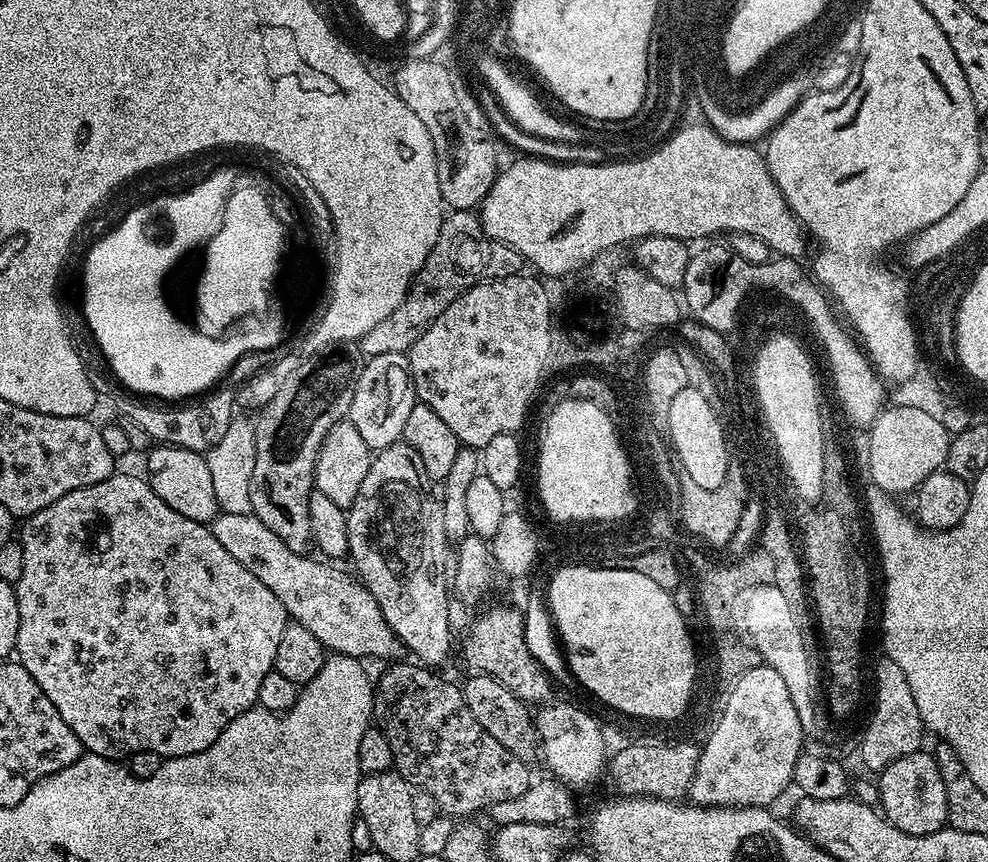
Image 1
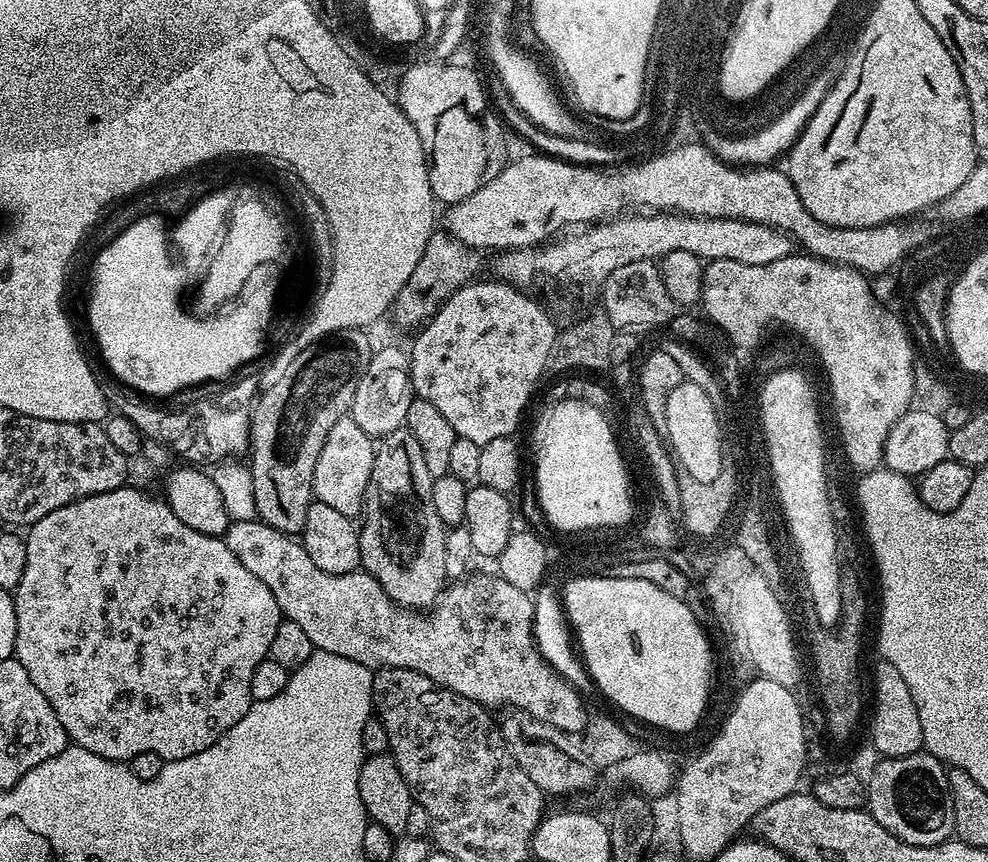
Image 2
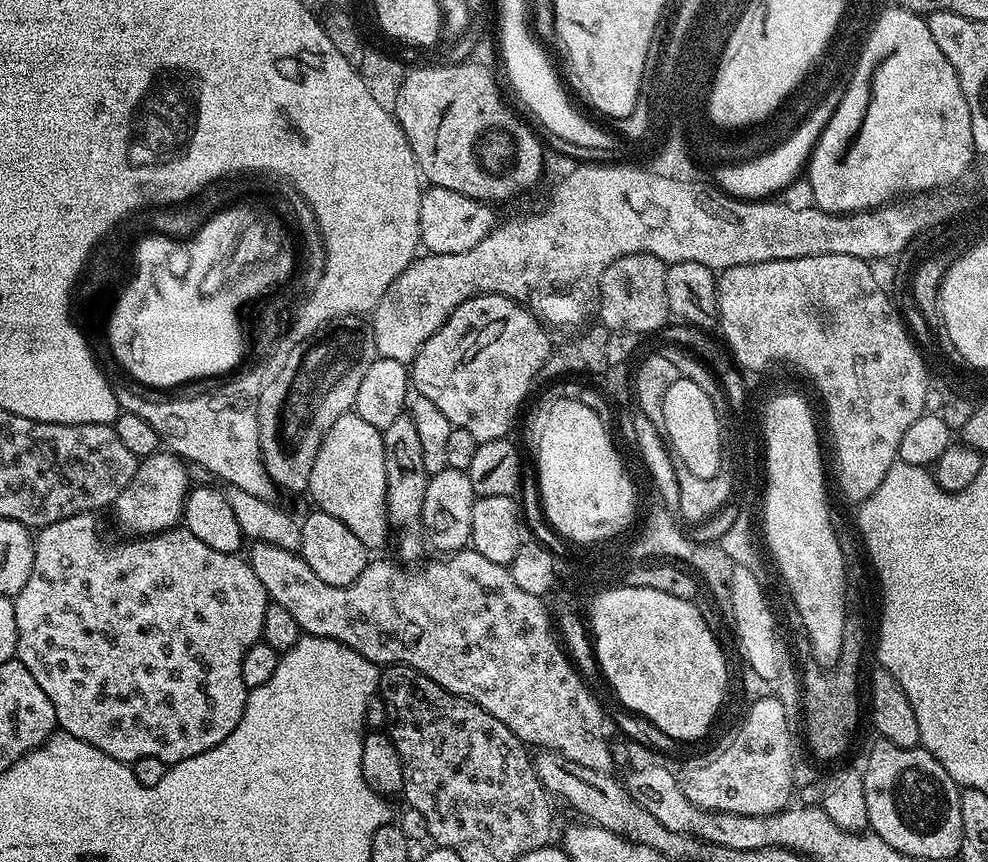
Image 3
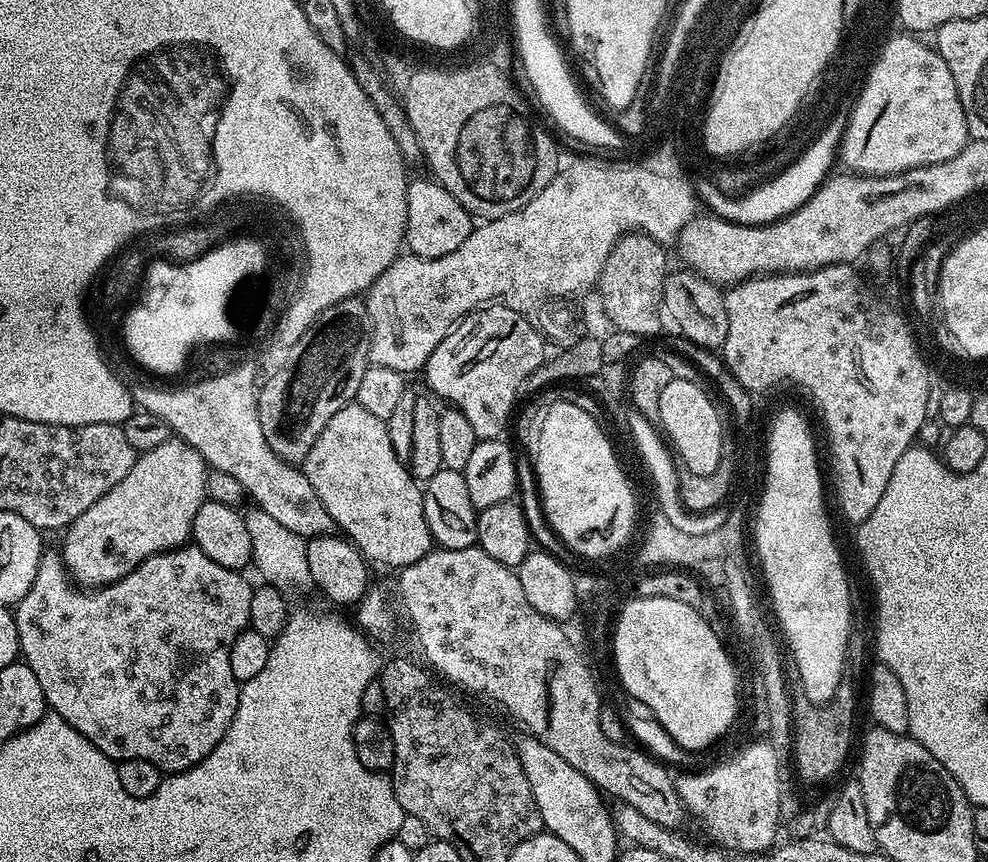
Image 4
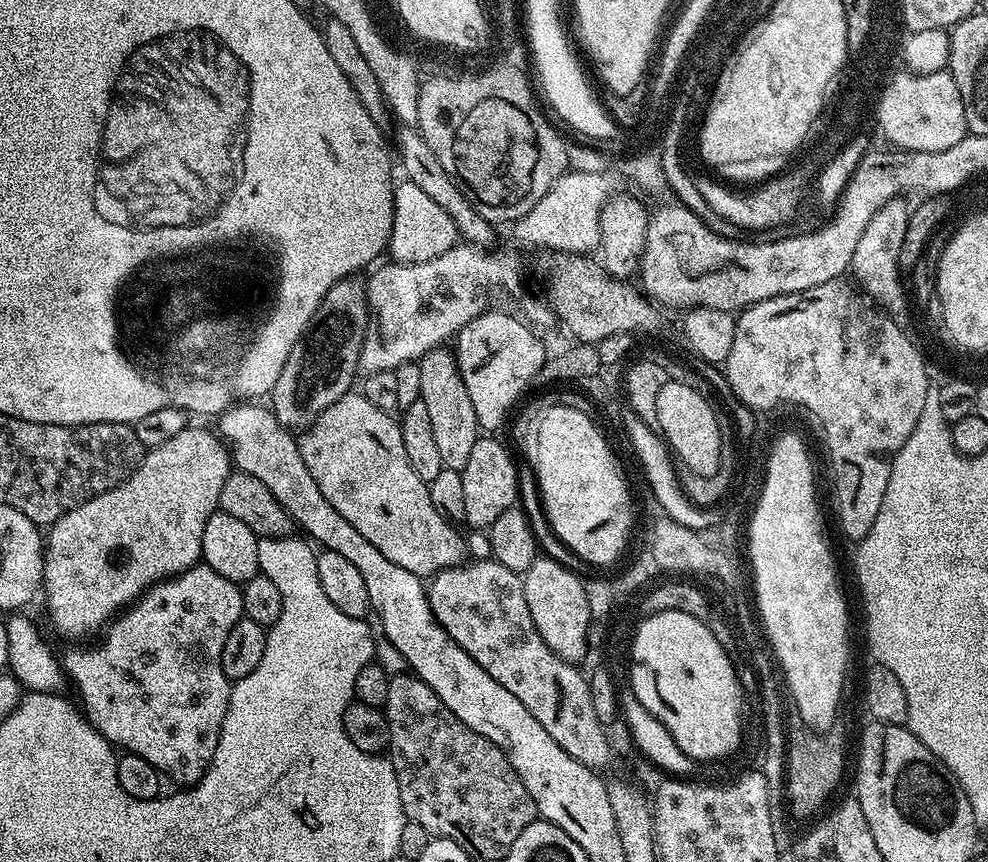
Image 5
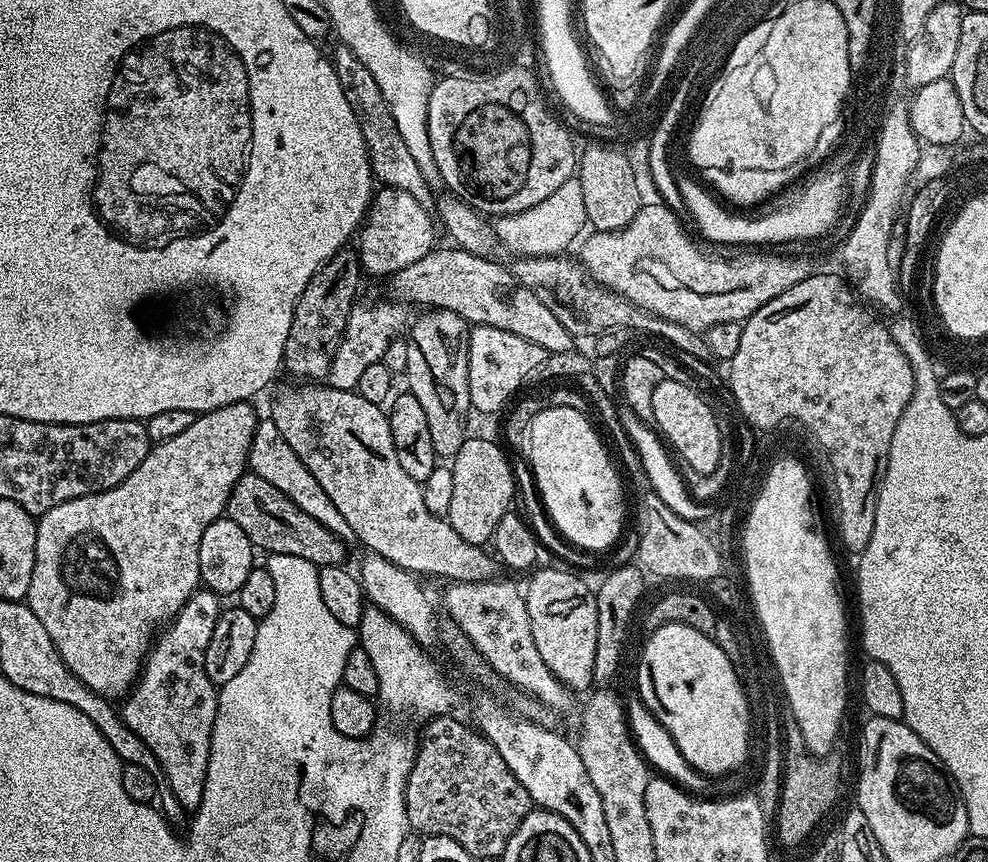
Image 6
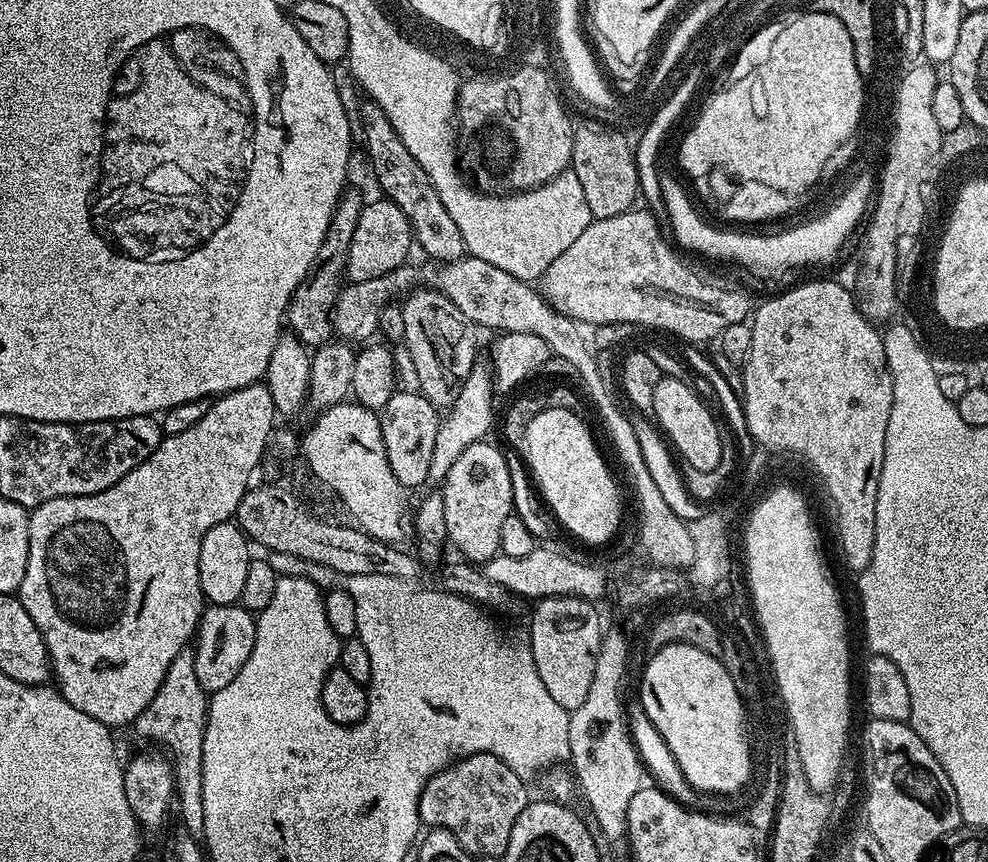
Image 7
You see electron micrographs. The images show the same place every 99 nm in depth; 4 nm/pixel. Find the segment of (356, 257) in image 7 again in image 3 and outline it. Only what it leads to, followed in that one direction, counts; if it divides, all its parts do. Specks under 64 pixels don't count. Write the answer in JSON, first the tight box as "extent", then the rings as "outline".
{"extent":[418,187,498,256],"outline":[[[425,187],[420,193],[418,210],[421,245],[433,256],[462,254],[462,250],[471,250],[496,227],[498,217],[492,208],[495,207],[491,203],[466,198],[466,194],[454,194],[454,190]]]}

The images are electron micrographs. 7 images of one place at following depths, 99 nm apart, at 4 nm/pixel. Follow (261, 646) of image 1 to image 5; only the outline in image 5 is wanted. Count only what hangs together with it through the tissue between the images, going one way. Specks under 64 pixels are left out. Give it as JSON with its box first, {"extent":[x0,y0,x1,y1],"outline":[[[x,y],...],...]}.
{"extent":[62,562,243,786],"outline":[[[198,562],[193,568],[188,568],[185,572],[179,572],[176,576],[170,576],[167,580],[153,584],[140,599],[123,609],[107,625],[106,631],[99,637],[101,640],[97,644],[92,644],[89,648],[72,648],[65,656],[62,656],[63,673],[69,681],[73,680],[76,683],[76,692],[80,695],[81,705],[79,704],[79,707],[82,709],[84,719],[108,739],[109,744],[117,749],[124,748],[120,750],[127,750],[133,756],[146,758],[146,762],[150,762],[150,766],[154,766],[157,772],[163,774],[167,779],[169,776],[176,783],[176,786],[195,786],[203,778],[204,772],[214,758],[214,750],[218,746],[218,738],[220,737],[220,727],[226,718],[226,710],[232,693],[232,684],[226,678],[226,674],[222,674],[222,662],[220,661],[222,646],[226,642],[226,634],[230,634],[232,627],[243,616],[241,585],[222,578],[222,574],[210,570],[210,566],[203,562]]]}

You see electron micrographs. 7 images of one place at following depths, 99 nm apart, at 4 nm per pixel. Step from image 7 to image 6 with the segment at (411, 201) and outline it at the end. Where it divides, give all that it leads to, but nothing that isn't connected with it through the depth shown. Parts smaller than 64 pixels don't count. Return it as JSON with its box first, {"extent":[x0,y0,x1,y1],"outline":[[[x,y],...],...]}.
{"extent":[332,46,434,209],"outline":[[[340,46],[337,49],[336,54],[332,56],[335,73],[338,74],[342,94],[345,95],[346,102],[349,103],[350,110],[353,111],[358,126],[361,127],[373,177],[383,187],[405,190],[424,208],[431,209],[434,204],[432,186],[426,182],[425,176],[418,169],[418,162],[411,157],[410,150],[407,149],[406,142],[403,141],[402,134],[398,131],[397,122],[394,121],[394,116],[390,113],[386,98],[383,97],[382,90],[378,87],[378,82],[375,81],[365,64],[349,48]]]}

